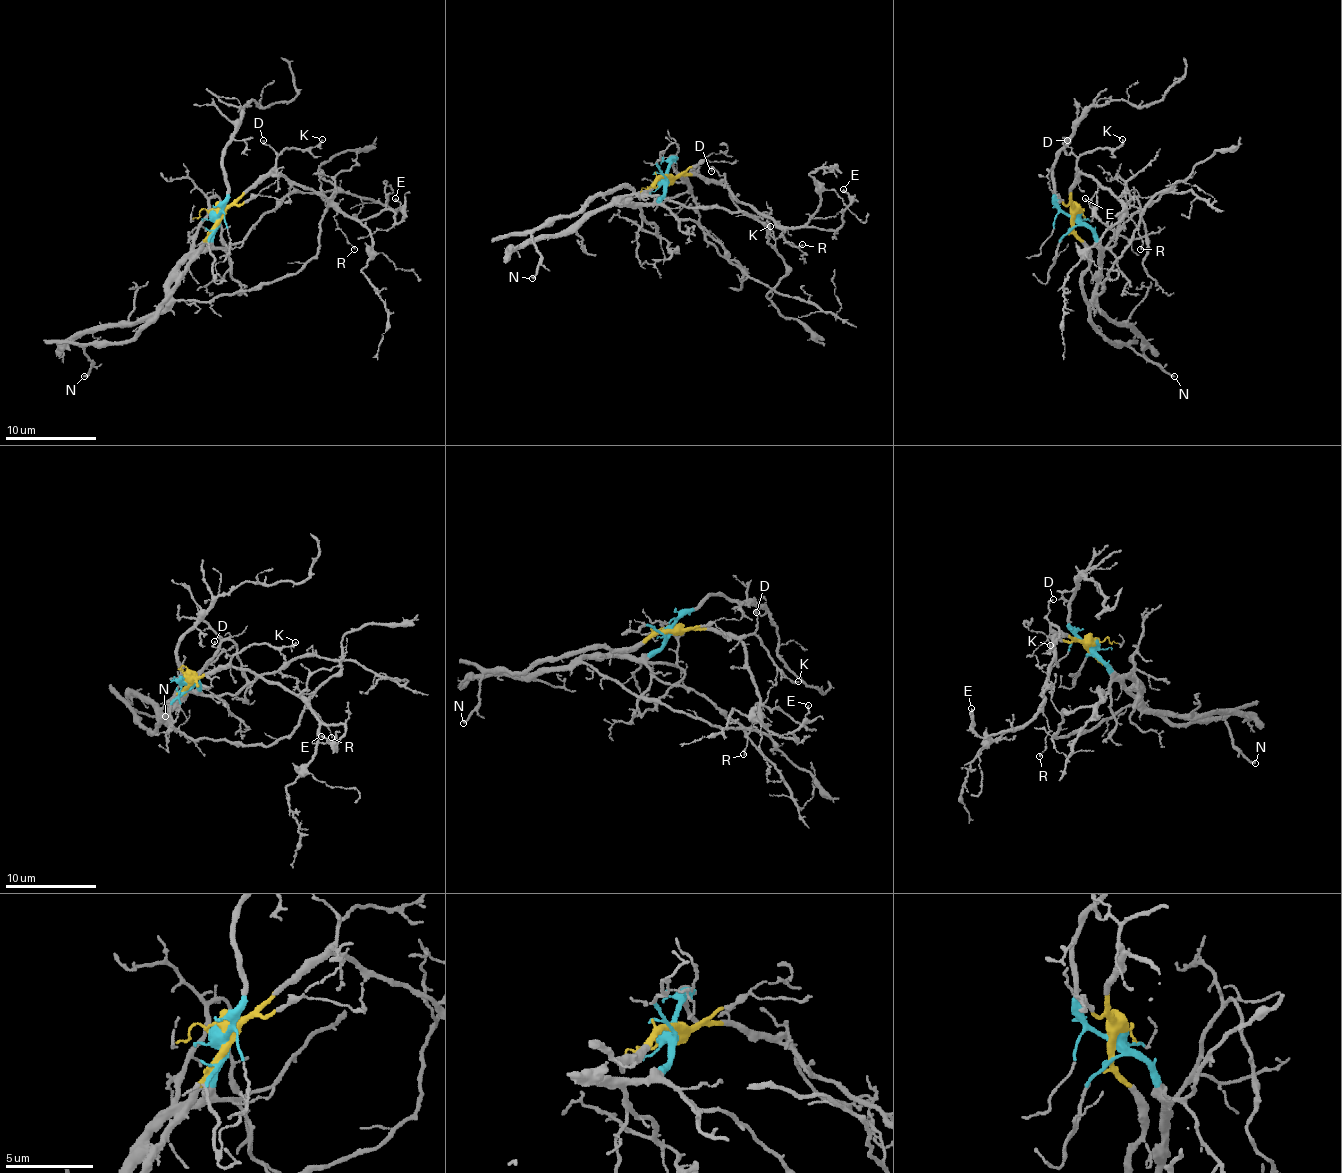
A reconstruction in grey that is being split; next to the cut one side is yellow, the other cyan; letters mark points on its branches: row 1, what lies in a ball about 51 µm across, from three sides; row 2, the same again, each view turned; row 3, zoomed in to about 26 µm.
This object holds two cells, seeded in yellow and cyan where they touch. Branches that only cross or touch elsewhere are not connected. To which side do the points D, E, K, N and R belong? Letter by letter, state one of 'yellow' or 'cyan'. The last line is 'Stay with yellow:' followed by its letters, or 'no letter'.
D: yellow
E: yellow
K: yellow
N: yellow
R: yellow
Stay with yellow: D, E, K, N, R

